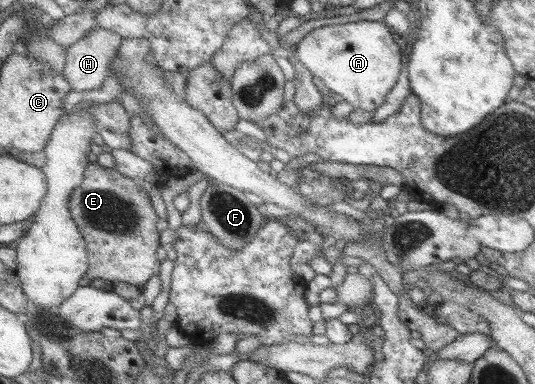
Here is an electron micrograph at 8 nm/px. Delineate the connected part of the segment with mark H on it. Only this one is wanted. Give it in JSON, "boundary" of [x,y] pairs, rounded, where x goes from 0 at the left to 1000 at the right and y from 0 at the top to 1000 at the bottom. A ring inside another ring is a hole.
{"boundary":[[[178,70],[176,81],[168,81],[150,107],[125,122],[116,198],[127,211],[131,237],[153,240],[187,232],[194,211],[206,198],[206,164],[221,143],[228,107],[230,102],[221,86]]]}

